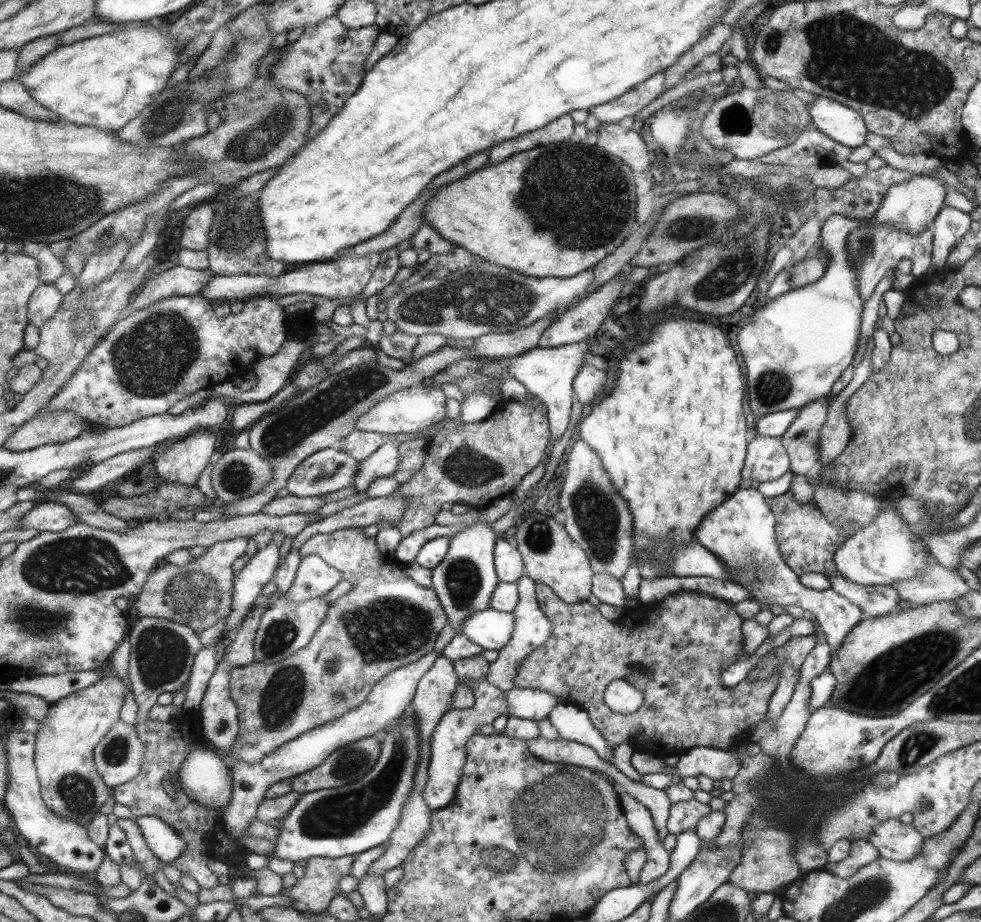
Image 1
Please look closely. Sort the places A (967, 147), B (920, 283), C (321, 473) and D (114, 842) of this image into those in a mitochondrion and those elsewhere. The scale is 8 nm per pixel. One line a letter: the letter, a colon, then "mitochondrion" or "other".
A: other
B: other
C: mitochondrion
D: other

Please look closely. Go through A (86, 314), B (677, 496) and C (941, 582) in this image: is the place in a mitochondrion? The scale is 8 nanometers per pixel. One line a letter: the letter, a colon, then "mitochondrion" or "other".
A: mitochondrion
B: other
C: other

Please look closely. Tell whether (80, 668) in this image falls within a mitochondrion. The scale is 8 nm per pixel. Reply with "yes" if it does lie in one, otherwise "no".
no

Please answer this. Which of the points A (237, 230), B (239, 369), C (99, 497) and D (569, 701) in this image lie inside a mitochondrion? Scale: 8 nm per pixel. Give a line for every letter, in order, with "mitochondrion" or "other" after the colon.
A: mitochondrion
B: other
C: other
D: other

